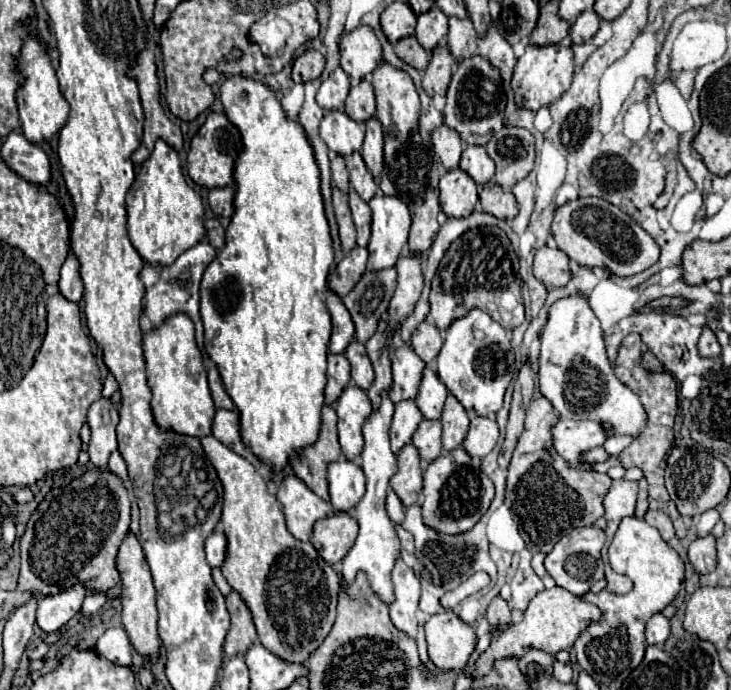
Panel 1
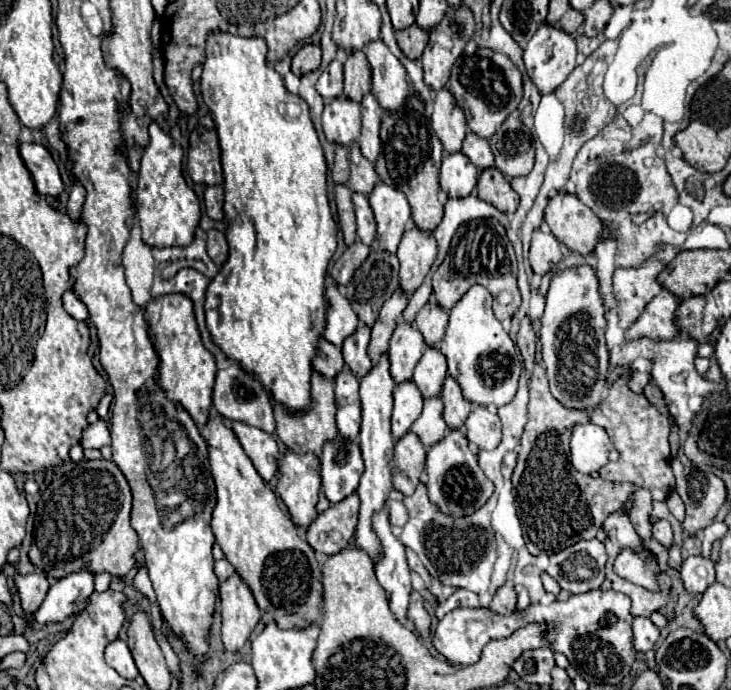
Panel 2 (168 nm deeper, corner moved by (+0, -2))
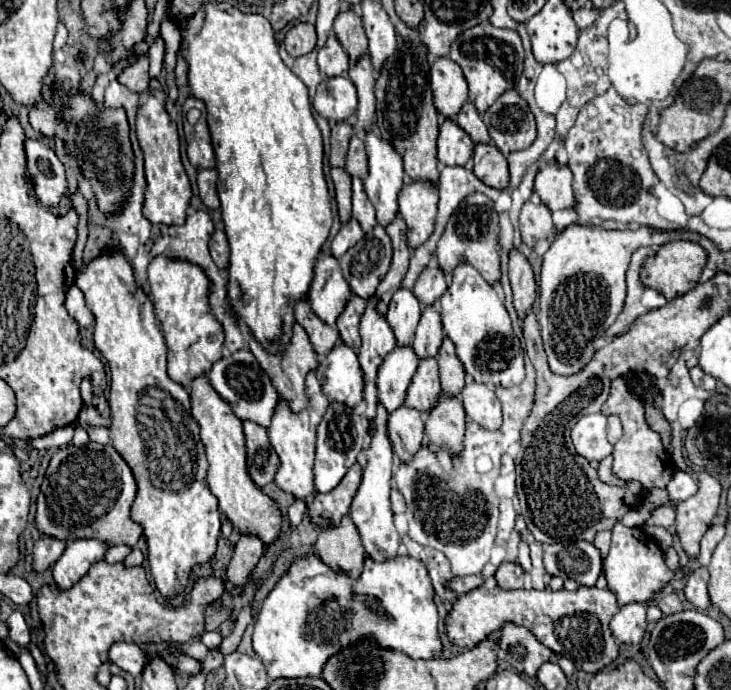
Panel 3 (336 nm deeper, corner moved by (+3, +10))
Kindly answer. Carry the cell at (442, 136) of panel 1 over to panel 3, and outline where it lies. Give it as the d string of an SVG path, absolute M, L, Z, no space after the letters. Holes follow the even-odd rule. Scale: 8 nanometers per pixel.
M448 56L436 58L430 70L430 86L434 92L434 106L440 116L454 120L462 104L468 100L468 84L462 68Z

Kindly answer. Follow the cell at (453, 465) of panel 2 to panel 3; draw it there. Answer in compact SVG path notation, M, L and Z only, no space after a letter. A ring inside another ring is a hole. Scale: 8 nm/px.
M442 392L436 404L426 414L424 424L426 424L426 434L430 444L434 444L438 450L448 452L450 456L460 452L466 420L458 396Z

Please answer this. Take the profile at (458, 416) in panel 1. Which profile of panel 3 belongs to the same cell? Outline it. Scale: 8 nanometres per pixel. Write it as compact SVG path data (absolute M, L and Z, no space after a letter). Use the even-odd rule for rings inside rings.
M444 336L444 342L438 352L438 366L440 366L440 380L442 390L446 394L458 394L464 388L464 366L460 364L460 358L456 356L456 348L452 348L452 340Z

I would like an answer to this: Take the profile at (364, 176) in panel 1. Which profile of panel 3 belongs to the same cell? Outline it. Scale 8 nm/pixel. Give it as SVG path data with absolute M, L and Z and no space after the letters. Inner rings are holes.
M352 136L350 140L350 150L346 156L346 172L350 176L358 176L358 178L366 178L368 176L368 158L366 158L366 150L364 150L364 142L358 136Z

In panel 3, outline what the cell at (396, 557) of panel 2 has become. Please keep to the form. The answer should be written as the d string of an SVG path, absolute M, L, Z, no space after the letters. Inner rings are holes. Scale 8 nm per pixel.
M378 404L376 418L372 420L372 424L368 428L368 444L364 448L366 466L364 466L362 484L360 484L360 488L352 500L350 512L348 512L362 536L366 554L378 562L398 556L398 544L400 544L400 534L392 522L392 508L390 508L390 478L392 478L394 454L392 454L392 444L390 444L388 432L386 432L386 422L388 422L388 410L384 408L384 404Z

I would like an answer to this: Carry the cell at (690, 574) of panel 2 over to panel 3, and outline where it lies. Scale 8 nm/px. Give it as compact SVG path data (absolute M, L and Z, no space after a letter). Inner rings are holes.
M702 566L702 568L696 568L690 576L688 576L688 584L686 584L686 598L688 602L692 602L696 608L700 610L708 610L712 604L710 604L710 596L708 596L708 570Z

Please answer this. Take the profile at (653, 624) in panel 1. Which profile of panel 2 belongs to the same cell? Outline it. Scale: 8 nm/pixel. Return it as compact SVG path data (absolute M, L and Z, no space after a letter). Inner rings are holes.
M635 618L633 620L633 636L635 636L635 650L647 652L653 650L655 642L659 640L661 630L649 618Z

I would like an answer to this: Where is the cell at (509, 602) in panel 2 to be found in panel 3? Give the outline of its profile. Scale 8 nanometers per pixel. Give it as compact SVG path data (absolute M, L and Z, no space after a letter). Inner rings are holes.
M502 562L494 576L498 580L498 586L504 590L524 588L524 570L516 562Z

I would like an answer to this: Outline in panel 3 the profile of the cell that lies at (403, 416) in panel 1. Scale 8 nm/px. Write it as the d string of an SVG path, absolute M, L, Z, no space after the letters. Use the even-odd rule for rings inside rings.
M396 346L380 362L376 386L380 402L388 408L388 412L394 412L398 406L404 404L404 396L416 368L418 356L414 354L412 346Z

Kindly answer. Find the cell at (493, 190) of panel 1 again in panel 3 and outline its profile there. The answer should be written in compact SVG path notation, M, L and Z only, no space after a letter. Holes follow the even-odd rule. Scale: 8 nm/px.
M476 144L474 146L474 174L488 186L496 190L508 188L508 162L494 144Z

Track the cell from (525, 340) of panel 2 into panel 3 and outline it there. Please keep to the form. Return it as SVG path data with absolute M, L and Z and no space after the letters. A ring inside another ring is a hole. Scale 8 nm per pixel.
M516 248L508 254L508 278L514 290L516 312L520 318L524 318L536 298L536 284L534 284L534 272L530 262Z

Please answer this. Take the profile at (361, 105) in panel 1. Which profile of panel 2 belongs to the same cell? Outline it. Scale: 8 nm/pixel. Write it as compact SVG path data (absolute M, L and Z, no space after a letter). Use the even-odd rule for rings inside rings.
M353 52L345 60L345 96L359 102L371 92L371 66L365 52Z

